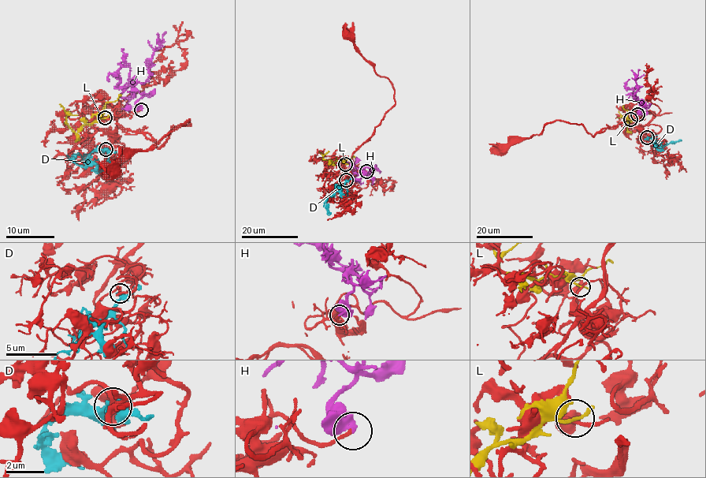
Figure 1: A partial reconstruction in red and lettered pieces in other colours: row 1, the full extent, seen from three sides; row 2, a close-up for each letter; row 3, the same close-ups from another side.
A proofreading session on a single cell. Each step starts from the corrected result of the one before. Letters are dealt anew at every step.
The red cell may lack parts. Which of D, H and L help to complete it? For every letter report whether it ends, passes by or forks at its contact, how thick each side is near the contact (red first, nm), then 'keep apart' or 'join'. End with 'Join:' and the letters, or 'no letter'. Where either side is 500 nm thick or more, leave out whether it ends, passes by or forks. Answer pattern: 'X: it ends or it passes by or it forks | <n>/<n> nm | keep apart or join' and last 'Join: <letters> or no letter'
D: it forks | 220/320 nm | keep apart
H: it ends | 180/280 nm | join
L: it ends | 140/200 nm | keep apart
Join: H

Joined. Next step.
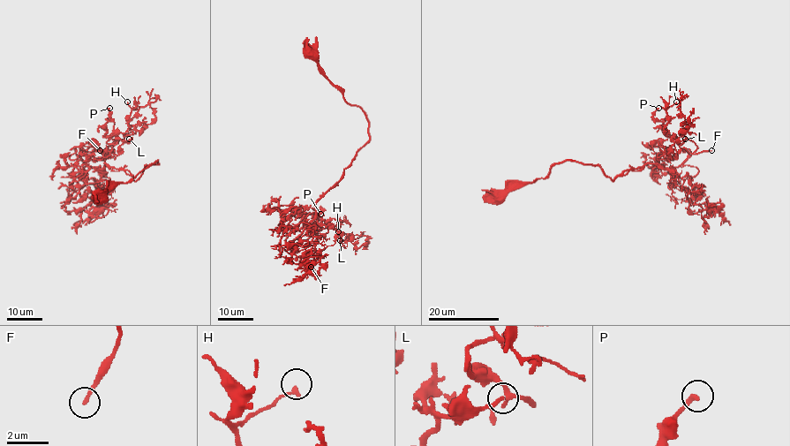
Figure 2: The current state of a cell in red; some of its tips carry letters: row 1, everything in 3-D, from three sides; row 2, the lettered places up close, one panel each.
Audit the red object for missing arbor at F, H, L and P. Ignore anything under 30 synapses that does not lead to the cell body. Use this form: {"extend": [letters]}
{"extend": ["F"]}

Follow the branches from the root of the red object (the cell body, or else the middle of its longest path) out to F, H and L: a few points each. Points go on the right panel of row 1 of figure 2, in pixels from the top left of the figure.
F: (496, 196), (566, 160), (597, 165), (613, 181), (647, 164), (675, 169), (688, 154), (681, 147), (711, 150)
H: (496, 196), (566, 160), (613, 181), (677, 168), (688, 153), (670, 154), (680, 144), (663, 132), (676, 102)
L: (496, 196), (566, 160), (597, 165), (613, 181), (647, 164), (675, 169), (688, 153), (670, 147), (685, 139)

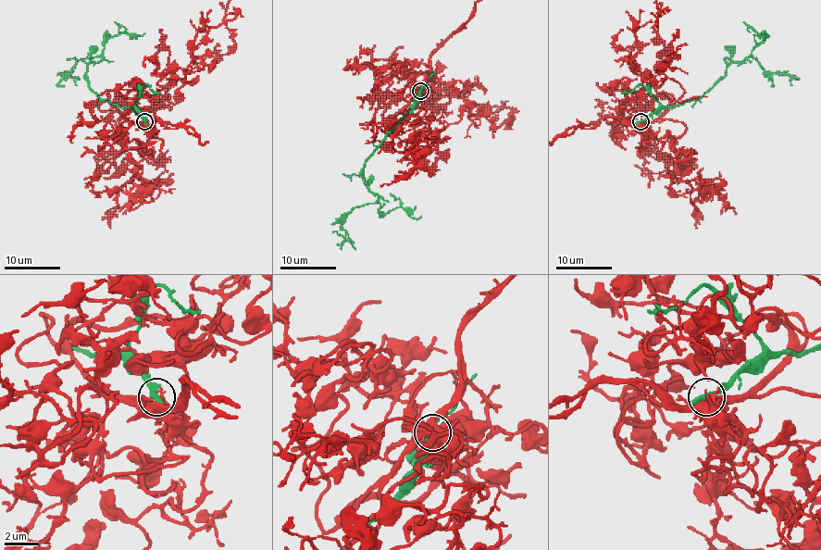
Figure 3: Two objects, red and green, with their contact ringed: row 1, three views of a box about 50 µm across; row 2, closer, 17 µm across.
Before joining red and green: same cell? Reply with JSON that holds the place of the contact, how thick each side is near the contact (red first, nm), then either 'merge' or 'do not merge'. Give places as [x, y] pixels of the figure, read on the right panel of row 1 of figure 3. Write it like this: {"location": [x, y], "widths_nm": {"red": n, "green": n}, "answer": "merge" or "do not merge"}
{"location": [640, 121], "widths_nm": {"red": 500, "green": 420}, "answer": "do not merge"}

